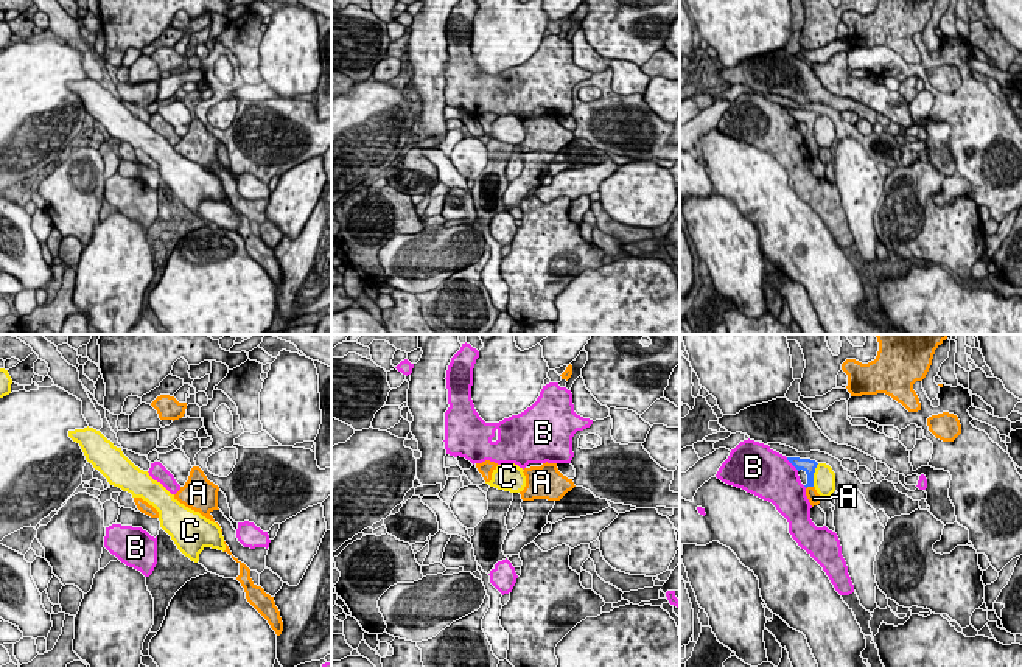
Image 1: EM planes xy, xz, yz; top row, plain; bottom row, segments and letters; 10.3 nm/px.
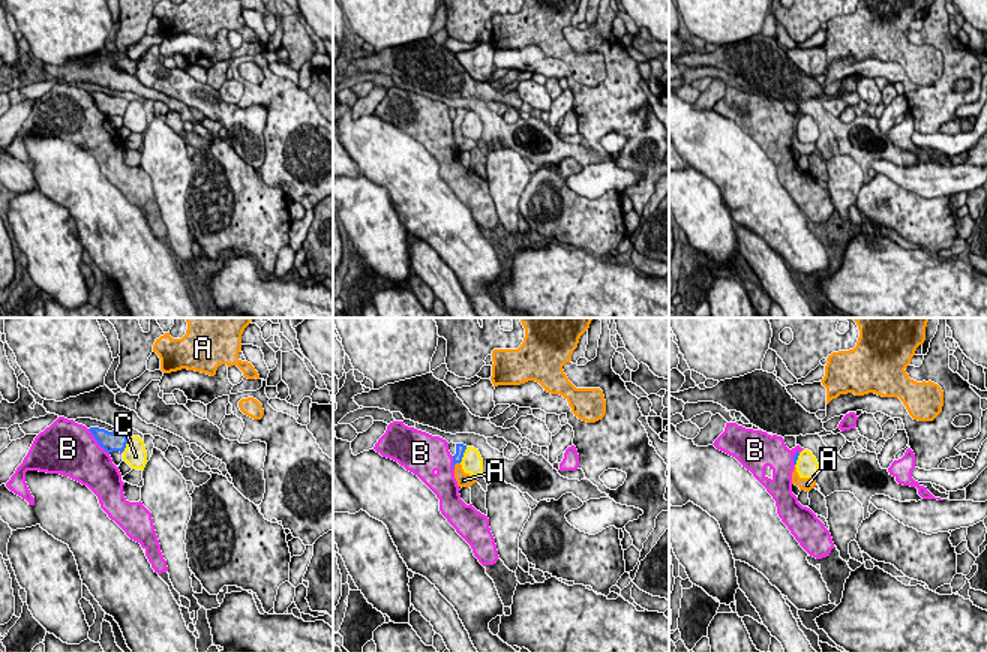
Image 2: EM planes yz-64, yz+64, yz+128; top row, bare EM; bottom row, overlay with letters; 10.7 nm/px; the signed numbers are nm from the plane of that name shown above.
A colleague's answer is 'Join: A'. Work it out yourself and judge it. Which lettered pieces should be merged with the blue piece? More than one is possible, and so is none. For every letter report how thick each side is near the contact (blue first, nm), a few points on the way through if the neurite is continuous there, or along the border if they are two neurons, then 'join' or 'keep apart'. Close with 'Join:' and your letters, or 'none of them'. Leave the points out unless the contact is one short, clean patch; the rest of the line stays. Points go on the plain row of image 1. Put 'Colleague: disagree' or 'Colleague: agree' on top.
Colleague: agree
A: 140/130 nm | across yz (808, 117), (809, 137), (814, 150) | join
B: 140/480 nm | keep apart
C: 140/220 nm | along yz (818, 115), (812, 137) | keep apart
Join: A

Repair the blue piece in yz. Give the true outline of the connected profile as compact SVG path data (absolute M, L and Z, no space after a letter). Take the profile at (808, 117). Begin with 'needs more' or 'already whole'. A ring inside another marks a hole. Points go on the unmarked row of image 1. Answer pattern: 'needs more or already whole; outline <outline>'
needs more; outline M787 109L787 112L800 123L803 121L807 126L807 135L806 138L806 148L810 154L810 157L818 157L821 148L817 145L815 138L814 138L814 124L817 120L817 113L810 112L810 110L800 110L800 109Z

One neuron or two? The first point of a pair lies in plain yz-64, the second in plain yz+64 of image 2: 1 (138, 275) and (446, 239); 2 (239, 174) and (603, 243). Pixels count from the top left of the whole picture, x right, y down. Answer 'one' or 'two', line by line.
1: one
2: one

